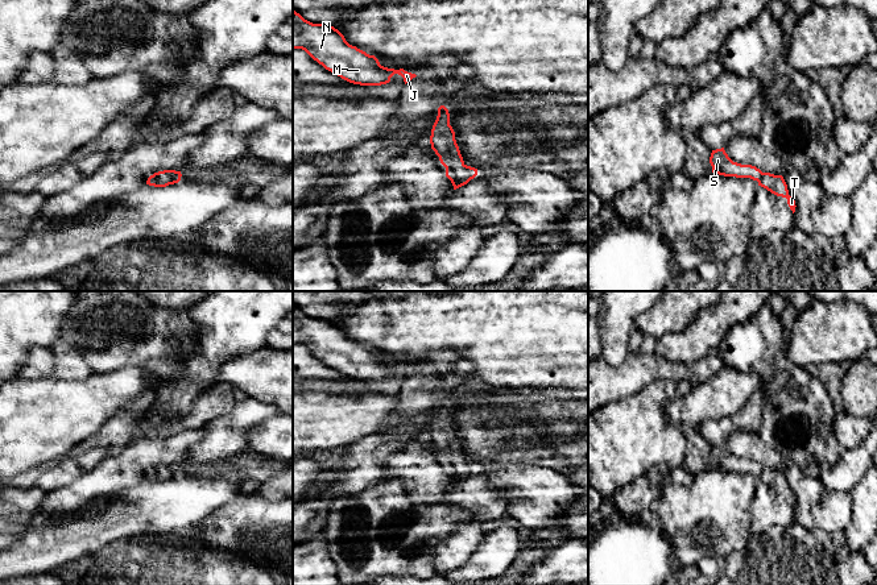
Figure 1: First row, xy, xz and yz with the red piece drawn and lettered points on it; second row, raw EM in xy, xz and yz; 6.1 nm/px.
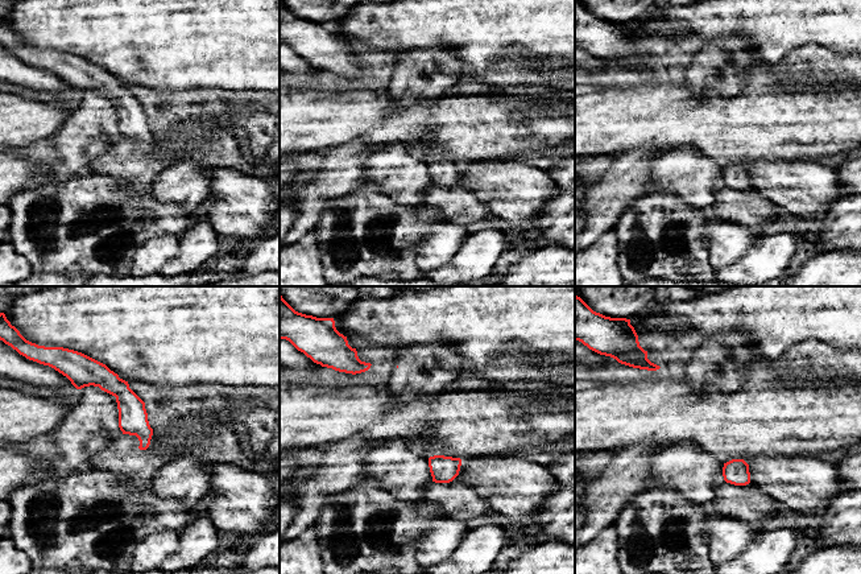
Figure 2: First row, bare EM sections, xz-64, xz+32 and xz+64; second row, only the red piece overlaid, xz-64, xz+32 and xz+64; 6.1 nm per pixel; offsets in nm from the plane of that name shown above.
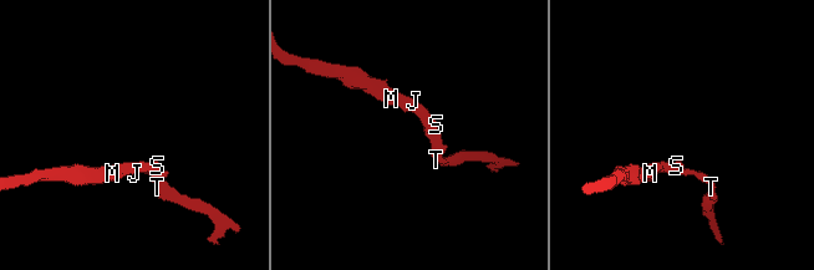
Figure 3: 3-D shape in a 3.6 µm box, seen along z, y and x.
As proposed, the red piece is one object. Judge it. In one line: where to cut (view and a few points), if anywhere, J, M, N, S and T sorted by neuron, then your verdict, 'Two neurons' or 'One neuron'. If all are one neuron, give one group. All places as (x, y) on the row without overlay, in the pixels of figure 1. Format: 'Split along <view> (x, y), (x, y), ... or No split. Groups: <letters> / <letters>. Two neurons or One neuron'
No split. Groups: J M N S T. One neuron

